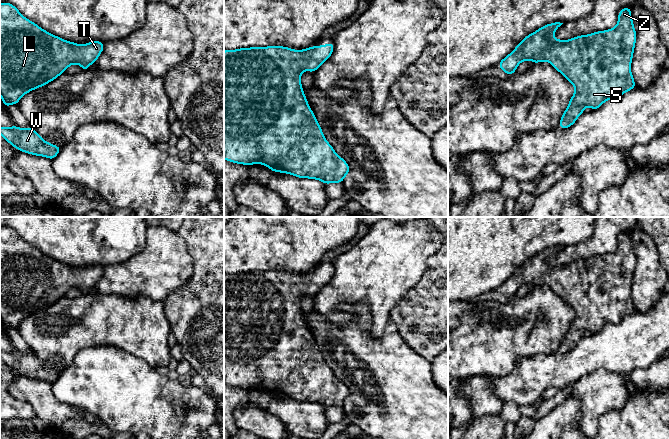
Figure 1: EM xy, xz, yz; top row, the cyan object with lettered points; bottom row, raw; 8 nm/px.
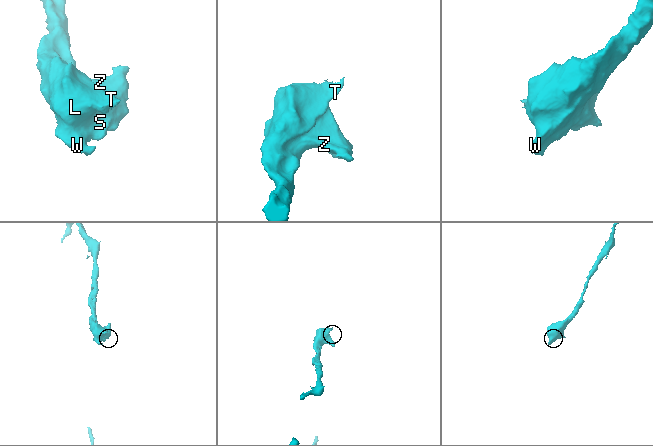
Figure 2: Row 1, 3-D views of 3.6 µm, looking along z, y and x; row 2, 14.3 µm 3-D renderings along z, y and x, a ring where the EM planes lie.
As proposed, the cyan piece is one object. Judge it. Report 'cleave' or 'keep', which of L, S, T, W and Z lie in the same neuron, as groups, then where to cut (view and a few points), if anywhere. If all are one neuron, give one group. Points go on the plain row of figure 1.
keep | L S T W Z | no cut

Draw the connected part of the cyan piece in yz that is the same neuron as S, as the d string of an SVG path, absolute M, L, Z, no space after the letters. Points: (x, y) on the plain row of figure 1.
M630 230L619 235L618 248L606 255L580 259L570 264L555 263L553 257L562 248L560 246L550 247L527 259L497 289L509 300L515 297L522 285L532 284L533 288L542 285L551 287L575 312L575 316L559 347L559 352L566 353L576 346L586 330L589 330L592 334L598 333L606 324L618 323L624 316L636 311L634 301L631 298L631 285L637 258L634 253Z

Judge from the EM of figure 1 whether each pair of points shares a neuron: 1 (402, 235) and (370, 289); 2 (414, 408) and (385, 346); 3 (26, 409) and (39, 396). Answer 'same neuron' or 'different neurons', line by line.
1: same neuron
2: same neuron
3: different neurons

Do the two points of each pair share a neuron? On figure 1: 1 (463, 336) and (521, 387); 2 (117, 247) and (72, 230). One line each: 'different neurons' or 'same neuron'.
1: different neurons
2: same neuron

